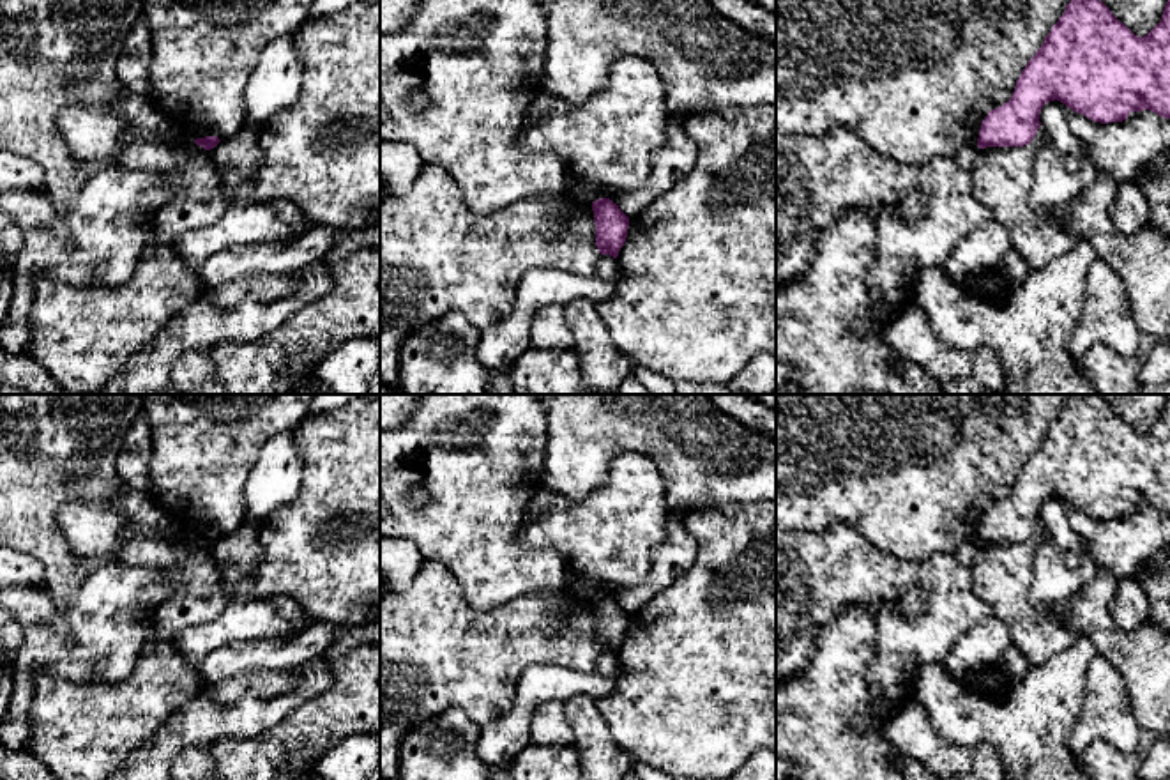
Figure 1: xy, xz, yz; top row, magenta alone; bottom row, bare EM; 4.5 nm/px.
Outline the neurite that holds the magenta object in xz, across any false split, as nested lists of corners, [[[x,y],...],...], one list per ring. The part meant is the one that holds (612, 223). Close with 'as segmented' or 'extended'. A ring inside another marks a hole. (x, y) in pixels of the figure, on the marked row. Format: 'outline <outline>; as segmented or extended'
outline [[[610,198],[592,202],[592,210],[599,253],[617,258],[627,237],[629,218]]]; as segmented

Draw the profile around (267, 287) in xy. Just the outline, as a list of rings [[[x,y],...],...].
[[[251,272],[207,290],[209,299],[221,308],[233,308],[246,295],[263,302],[274,302],[293,290],[293,276],[272,272]]]

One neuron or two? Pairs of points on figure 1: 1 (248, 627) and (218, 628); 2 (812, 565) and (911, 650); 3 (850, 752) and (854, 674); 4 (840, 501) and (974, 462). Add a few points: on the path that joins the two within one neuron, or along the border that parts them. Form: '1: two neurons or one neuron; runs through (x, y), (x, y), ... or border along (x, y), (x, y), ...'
1: one neuron; runs through (241, 627), (225, 628)
2: one neuron; runs through (856, 572), (916, 575), (932, 591), (932, 605)
3: one neuron; runs through (843, 733), (843, 694)
4: one neuron; runs through (873, 478), (925, 471), (941, 462)

